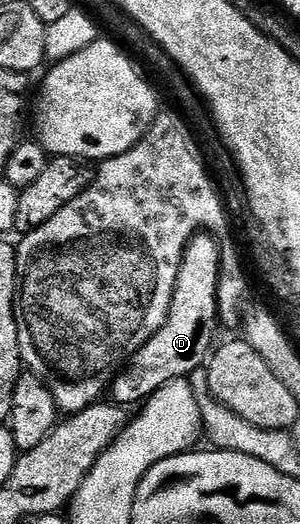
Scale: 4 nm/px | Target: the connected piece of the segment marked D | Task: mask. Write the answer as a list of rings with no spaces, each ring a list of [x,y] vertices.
[[[198,234],[192,238],[183,253],[165,324],[120,369],[109,387],[116,405],[140,405],[169,380],[188,377],[192,370],[204,365],[212,349],[215,322],[219,320],[218,284],[222,263],[220,245],[212,235]]]

